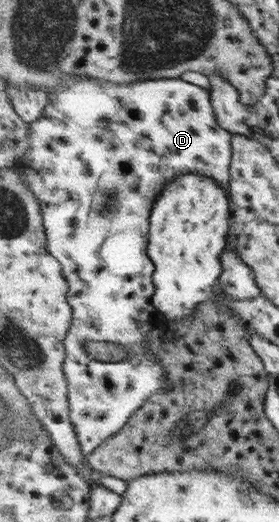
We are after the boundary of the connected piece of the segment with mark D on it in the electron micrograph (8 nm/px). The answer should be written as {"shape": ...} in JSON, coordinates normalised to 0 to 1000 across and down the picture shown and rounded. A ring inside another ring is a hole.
{"shape":[[[283,144],[240,146],[172,186],[183,193],[154,222],[108,238],[108,285],[61,310],[75,314],[86,345],[104,349],[154,391],[176,479],[226,502],[226,525],[247,521],[244,567],[269,603],[254,632],[226,651],[240,674],[226,713],[247,747],[251,799],[280,828],[301,877],[319,877],[384,839],[423,831],[534,759],[563,747],[581,751],[613,743],[563,678],[530,678],[520,667],[520,644],[541,636],[573,600],[566,588],[548,586],[559,510],[530,479],[538,418],[591,354],[649,335],[753,337],[824,375],[839,259],[778,234],[753,170],[652,151],[405,161],[369,153],[348,157],[341,149],[305,153]],[[312,651],[441,659],[477,682],[441,693],[341,690],[305,667]]]}

